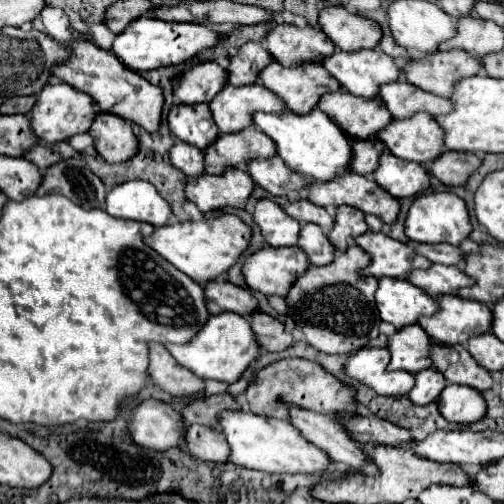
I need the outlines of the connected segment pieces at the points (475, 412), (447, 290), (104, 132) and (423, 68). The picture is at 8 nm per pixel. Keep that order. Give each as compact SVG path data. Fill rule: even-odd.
M449 384L439 396L439 412L445 420L455 424L477 422L485 416L485 410L487 404L483 396L469 386Z
M431 264L425 270L411 270L405 280L409 280L417 288L423 288L429 296L453 294L459 288L473 284L473 280L467 274L463 274L457 266L443 264Z
M99 112L89 128L89 134L95 140L95 150L99 156L111 164L125 162L137 154L137 136L131 126L115 114Z
M435 50L425 54L423 58L409 60L405 66L401 66L401 72L409 84L431 94L449 98L457 80L481 72L481 62L469 52Z

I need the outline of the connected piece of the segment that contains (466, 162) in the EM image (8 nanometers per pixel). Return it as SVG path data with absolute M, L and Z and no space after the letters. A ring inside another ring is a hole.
M443 152L433 164L427 166L427 172L441 180L447 186L463 186L467 178L479 168L481 156L471 152Z

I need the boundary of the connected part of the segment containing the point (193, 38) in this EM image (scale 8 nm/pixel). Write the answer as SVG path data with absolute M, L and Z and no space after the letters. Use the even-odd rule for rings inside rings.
M141 16L133 20L121 34L113 40L113 54L131 70L143 72L171 64L183 64L185 60L199 54L203 48L213 48L219 42L221 34L207 30L201 24L179 24L179 22L161 22L151 16Z

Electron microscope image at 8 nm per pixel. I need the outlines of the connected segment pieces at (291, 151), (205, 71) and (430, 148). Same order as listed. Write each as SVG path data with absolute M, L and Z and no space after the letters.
M317 106L307 114L295 114L287 108L285 112L255 112L253 124L275 142L277 156L281 156L281 160L299 174L325 182L335 178L349 166L351 146L347 134Z
M199 62L183 72L179 84L179 102L197 104L209 102L227 82L227 72L217 62Z
M417 112L411 118L391 120L387 128L375 134L397 158L429 164L443 152L443 130L425 112Z

